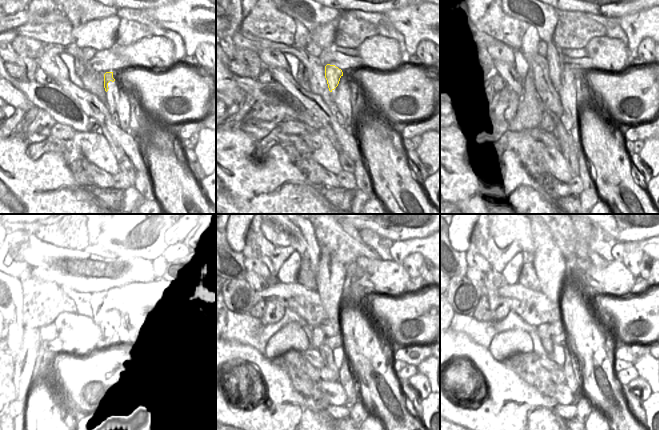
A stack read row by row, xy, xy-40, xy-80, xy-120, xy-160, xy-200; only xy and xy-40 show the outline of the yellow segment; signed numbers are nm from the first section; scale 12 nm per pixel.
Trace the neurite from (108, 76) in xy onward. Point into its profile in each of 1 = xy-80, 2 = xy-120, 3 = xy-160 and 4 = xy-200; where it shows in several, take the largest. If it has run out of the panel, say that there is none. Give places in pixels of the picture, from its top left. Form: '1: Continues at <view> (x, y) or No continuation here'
1: Continues at xy-80 (555, 65)
2: Continues at xy-120 (105, 281)
3: Continues at xy-160 (336, 285)
4: Continues at xy-200 (560, 285).

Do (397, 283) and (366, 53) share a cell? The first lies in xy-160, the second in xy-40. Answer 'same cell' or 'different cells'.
same cell

